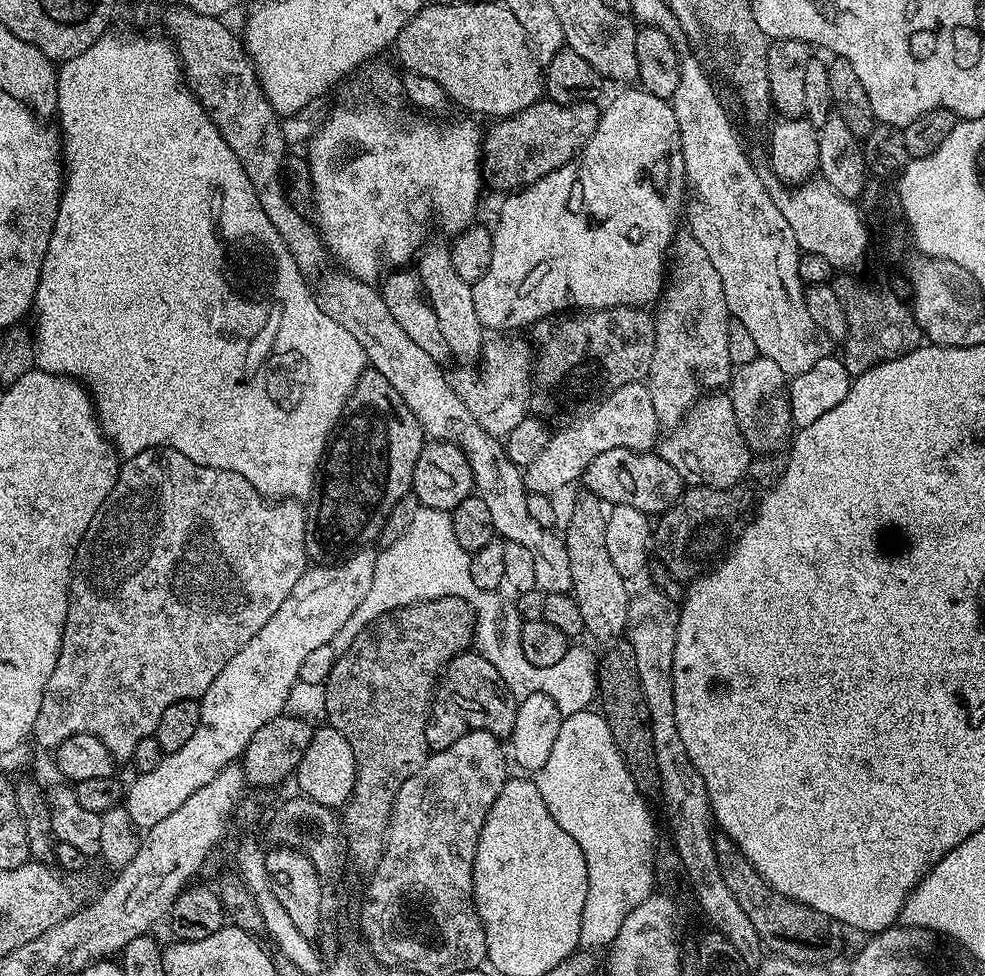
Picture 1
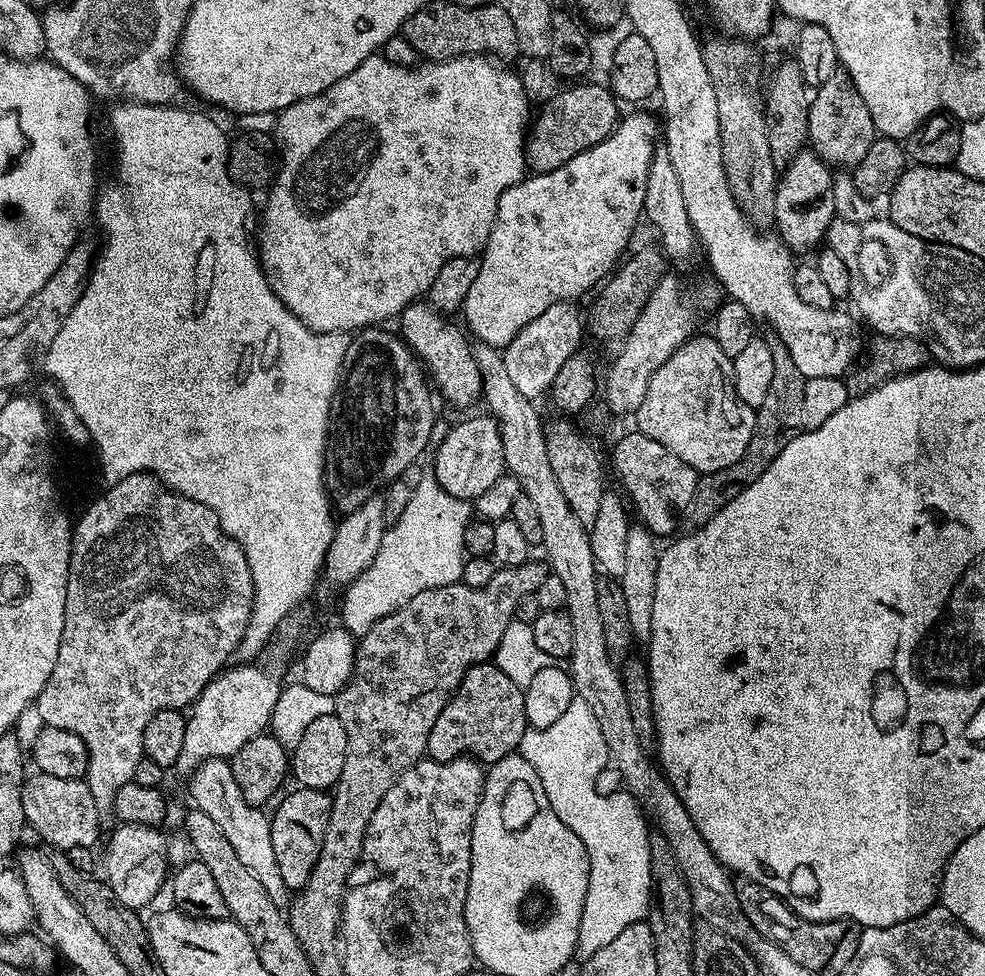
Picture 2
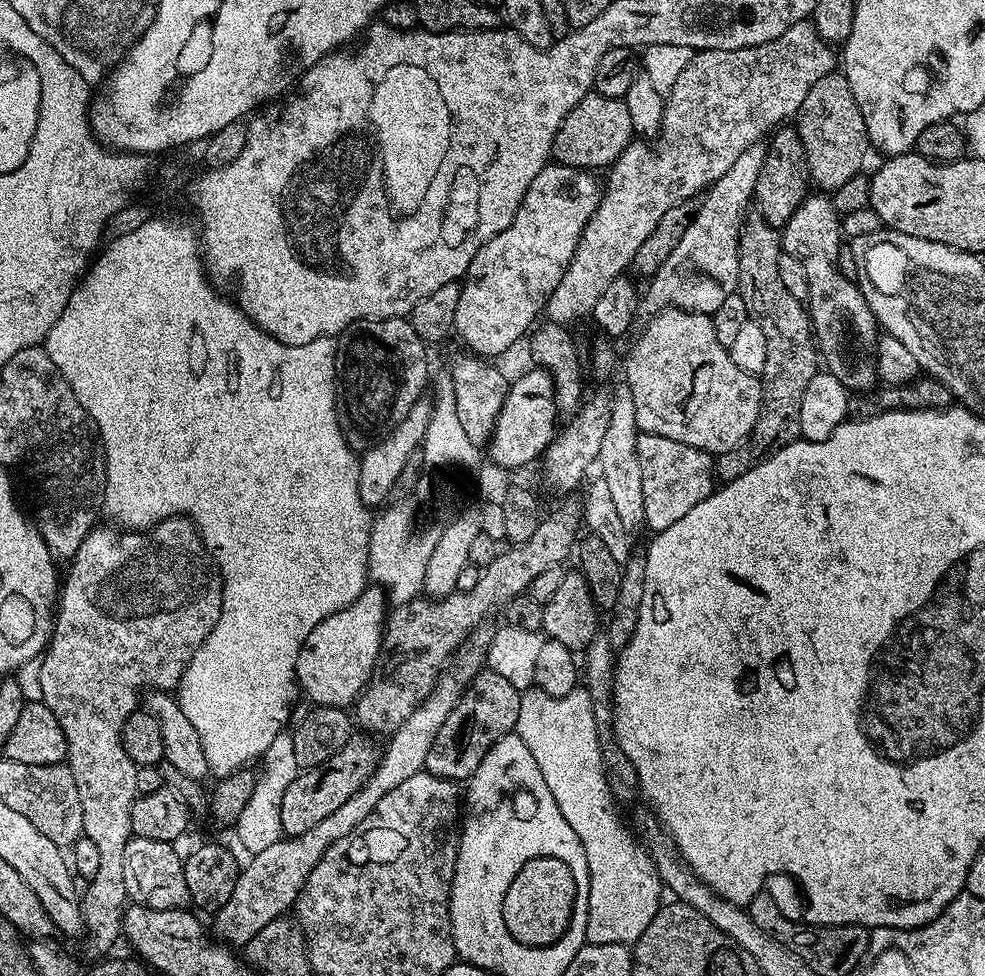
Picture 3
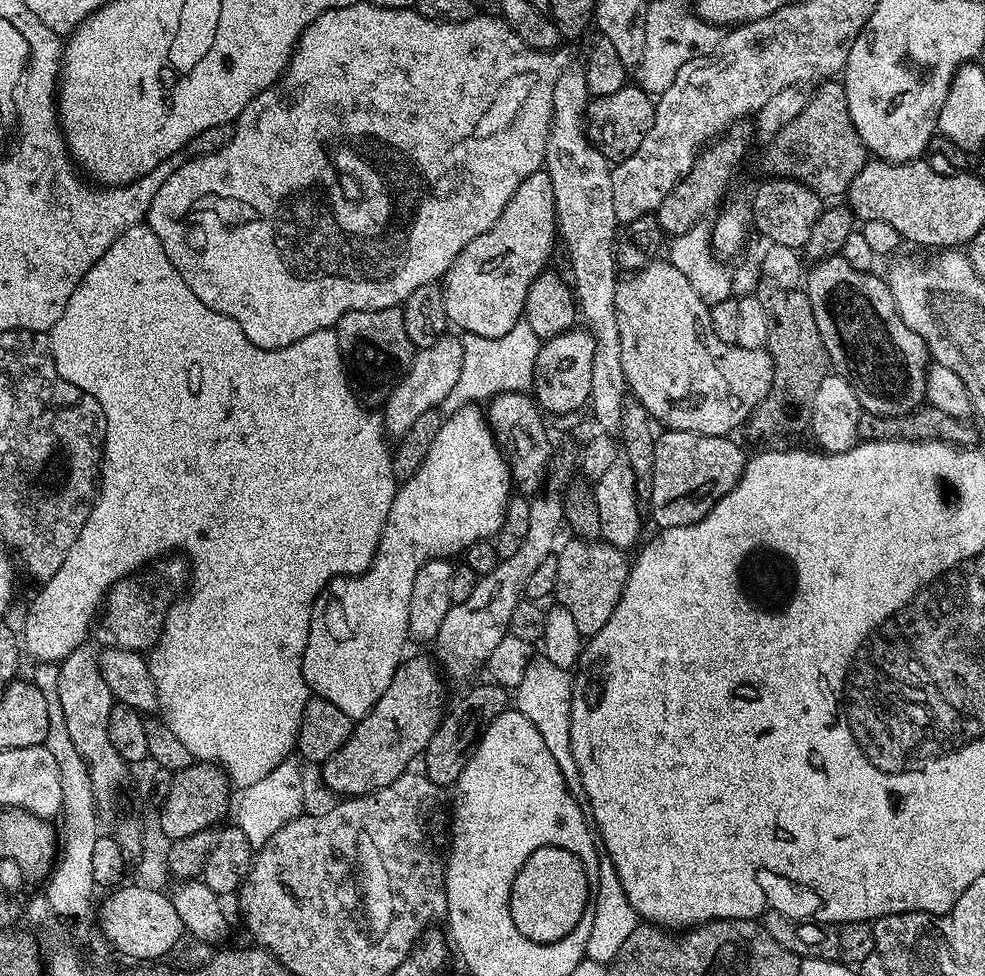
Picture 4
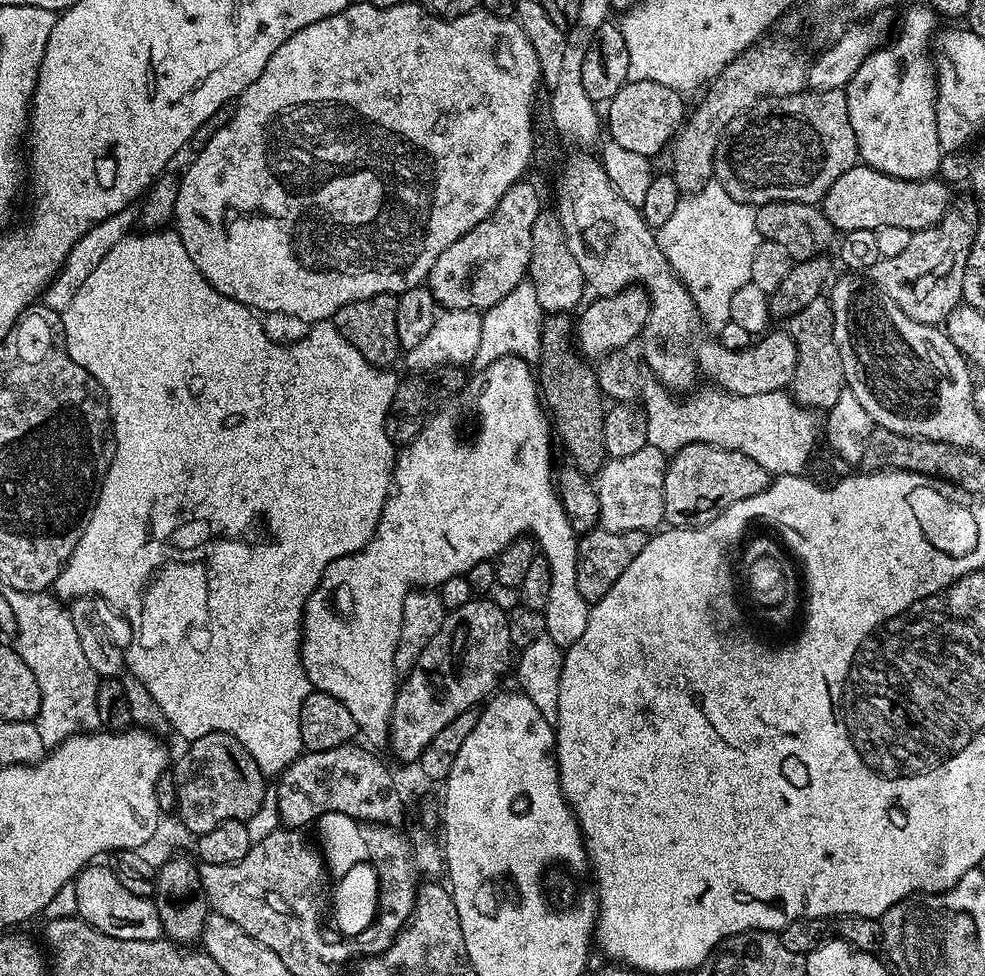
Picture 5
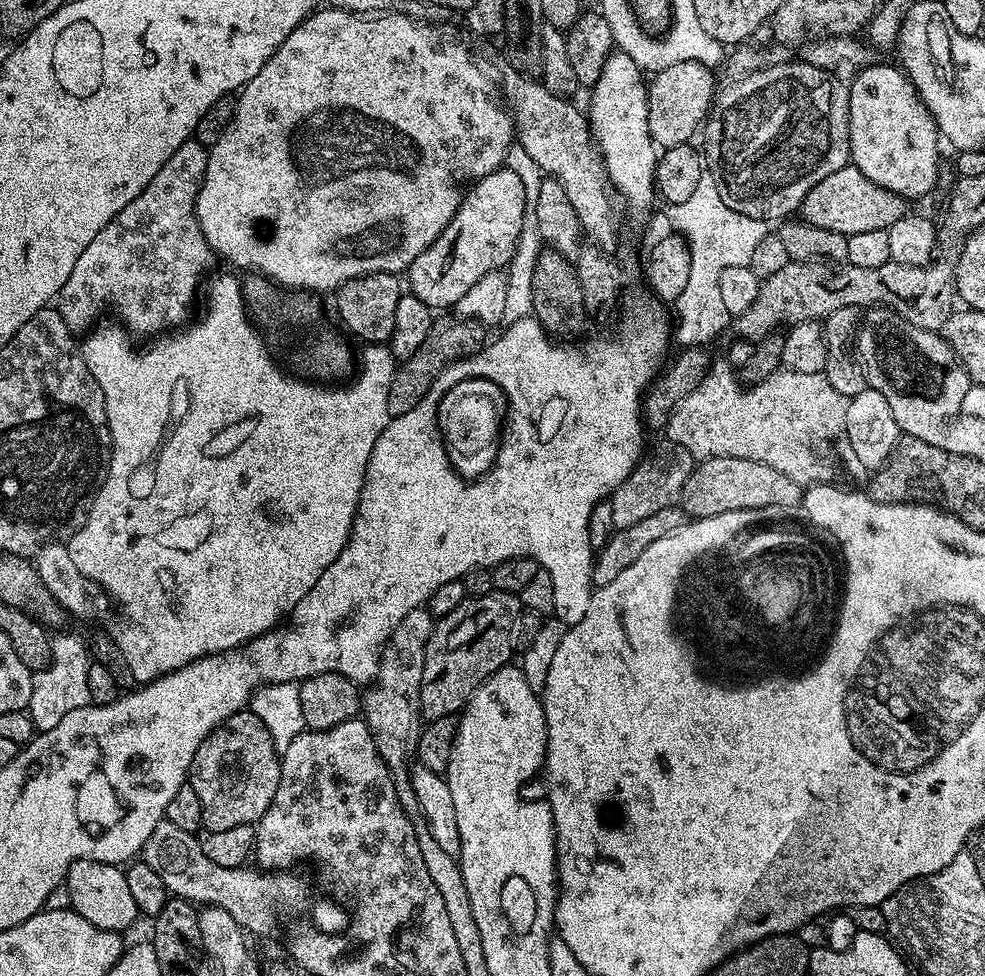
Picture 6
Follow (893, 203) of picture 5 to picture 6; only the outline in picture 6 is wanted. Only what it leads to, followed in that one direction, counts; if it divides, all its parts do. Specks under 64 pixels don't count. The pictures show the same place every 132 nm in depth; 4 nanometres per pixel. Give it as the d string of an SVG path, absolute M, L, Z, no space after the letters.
M849 166L830 174L830 178L822 178L818 186L811 188L799 206L798 216L810 226L851 234L862 230L885 230L887 225L898 222L900 216L909 215L909 212L909 201L886 192L882 186L869 184L856 167Z

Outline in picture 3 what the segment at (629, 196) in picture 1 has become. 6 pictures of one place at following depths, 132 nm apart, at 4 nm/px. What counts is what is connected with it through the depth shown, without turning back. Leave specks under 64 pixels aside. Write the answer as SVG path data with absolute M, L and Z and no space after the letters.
M555 162L545 164L538 178L530 182L530 190L526 190L518 206L518 214L514 214L514 222L510 222L506 230L490 238L478 254L474 254L468 271L462 277L458 310L454 310L455 335L464 339L469 353L481 358L496 358L492 356L502 355L507 348L514 347L520 339L523 341L529 335L530 329L537 323L536 315L545 311L549 294L556 289L568 268L586 222L600 205L602 184L592 176L595 175L588 170L566 168Z

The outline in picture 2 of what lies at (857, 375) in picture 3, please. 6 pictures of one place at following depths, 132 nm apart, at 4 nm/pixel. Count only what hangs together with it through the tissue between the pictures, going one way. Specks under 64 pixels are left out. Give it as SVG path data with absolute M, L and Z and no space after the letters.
M811 150L799 152L788 164L783 165L776 182L775 231L789 249L804 252L828 235L828 227L837 219L834 208L834 172L821 156Z

